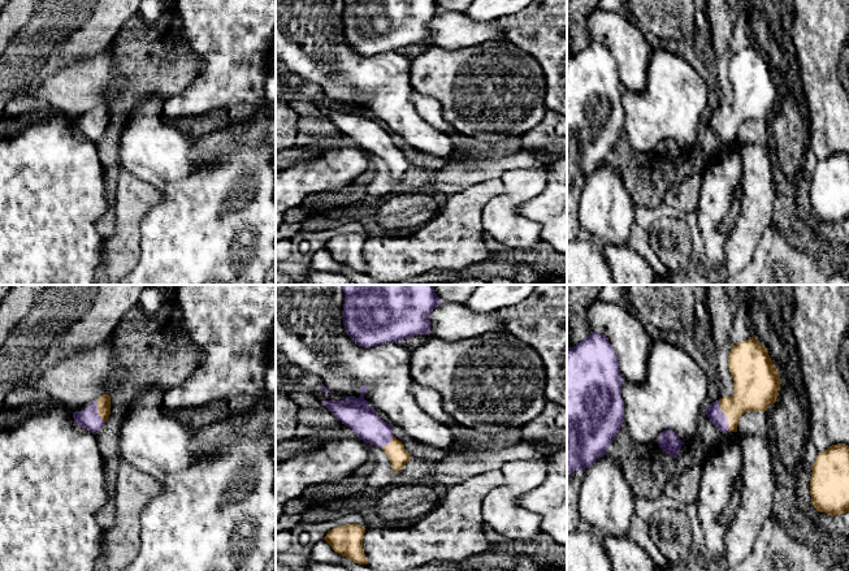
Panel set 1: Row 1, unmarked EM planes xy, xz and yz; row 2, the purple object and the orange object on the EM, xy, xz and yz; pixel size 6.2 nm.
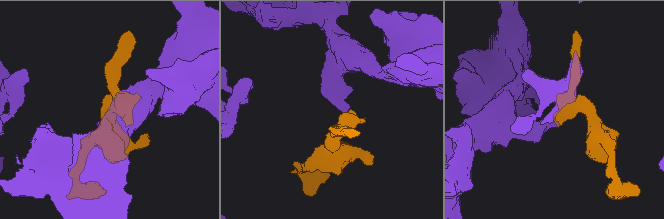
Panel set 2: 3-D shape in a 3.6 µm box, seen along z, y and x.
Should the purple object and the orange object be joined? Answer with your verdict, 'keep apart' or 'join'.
join

